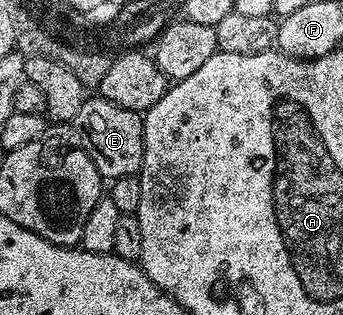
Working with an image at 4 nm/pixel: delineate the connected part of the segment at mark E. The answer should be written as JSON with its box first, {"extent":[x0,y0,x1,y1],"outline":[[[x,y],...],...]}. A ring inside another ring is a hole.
{"extent":[72,97,145,181],"outline":[[[89,97],[73,118],[72,126],[77,127],[77,146],[87,153],[87,157],[91,157],[95,169],[106,180],[112,181],[125,175],[136,176],[140,172],[145,152],[145,120],[142,112],[123,109],[100,97]]]}

